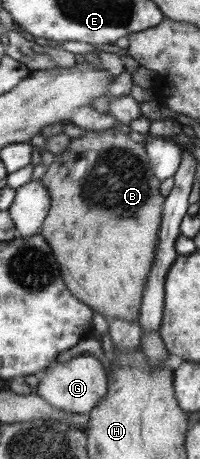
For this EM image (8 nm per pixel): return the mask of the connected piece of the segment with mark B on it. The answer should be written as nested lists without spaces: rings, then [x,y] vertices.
[[[122,126],[106,131],[87,131],[84,137],[71,140],[68,150],[54,158],[40,179],[51,196],[51,207],[39,234],[54,250],[71,292],[94,312],[100,312],[108,322],[113,318],[139,318],[146,278],[159,244],[162,204],[166,197],[159,191],[162,181],[155,176],[148,158],[144,146],[131,140]]]

